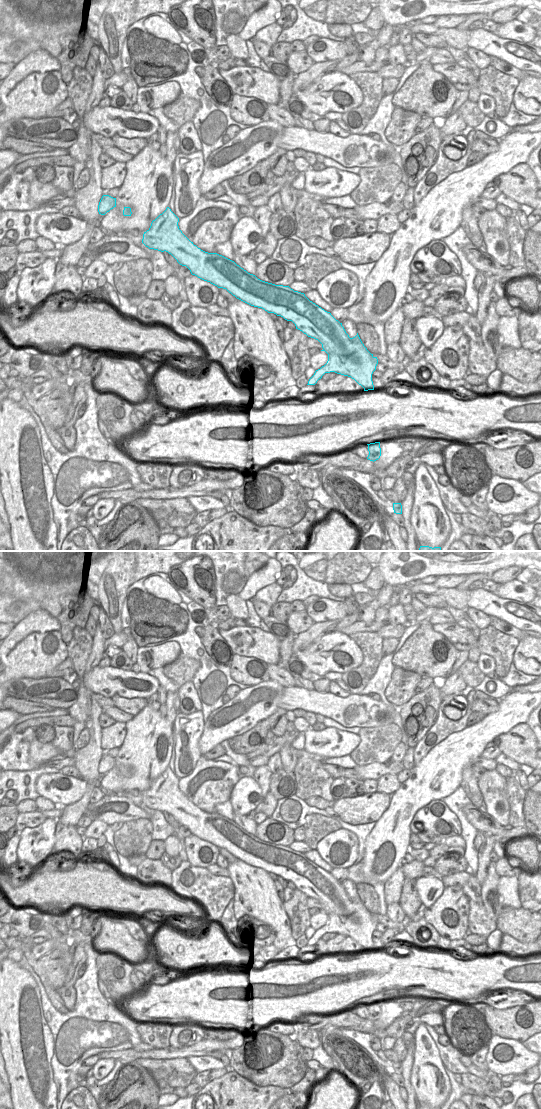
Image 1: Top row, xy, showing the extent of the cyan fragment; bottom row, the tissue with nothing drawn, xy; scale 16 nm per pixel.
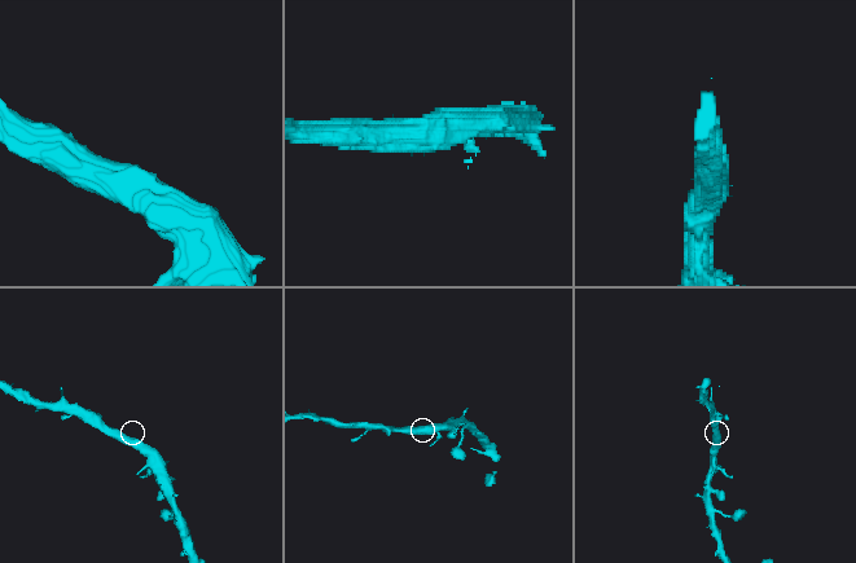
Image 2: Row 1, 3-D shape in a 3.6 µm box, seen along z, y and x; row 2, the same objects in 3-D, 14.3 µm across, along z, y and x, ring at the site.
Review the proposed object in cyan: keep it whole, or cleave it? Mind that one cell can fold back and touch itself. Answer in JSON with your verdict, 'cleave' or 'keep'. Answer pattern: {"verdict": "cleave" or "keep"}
{"verdict": "keep"}

